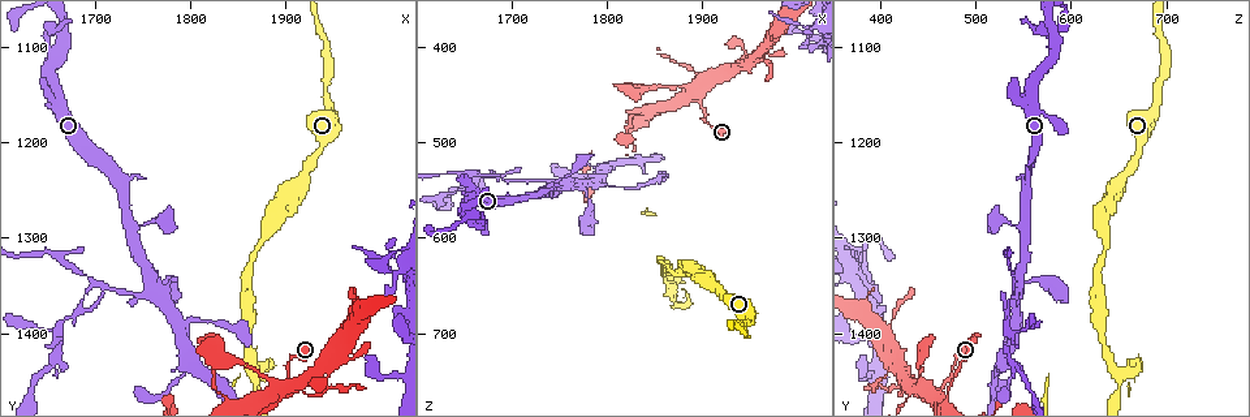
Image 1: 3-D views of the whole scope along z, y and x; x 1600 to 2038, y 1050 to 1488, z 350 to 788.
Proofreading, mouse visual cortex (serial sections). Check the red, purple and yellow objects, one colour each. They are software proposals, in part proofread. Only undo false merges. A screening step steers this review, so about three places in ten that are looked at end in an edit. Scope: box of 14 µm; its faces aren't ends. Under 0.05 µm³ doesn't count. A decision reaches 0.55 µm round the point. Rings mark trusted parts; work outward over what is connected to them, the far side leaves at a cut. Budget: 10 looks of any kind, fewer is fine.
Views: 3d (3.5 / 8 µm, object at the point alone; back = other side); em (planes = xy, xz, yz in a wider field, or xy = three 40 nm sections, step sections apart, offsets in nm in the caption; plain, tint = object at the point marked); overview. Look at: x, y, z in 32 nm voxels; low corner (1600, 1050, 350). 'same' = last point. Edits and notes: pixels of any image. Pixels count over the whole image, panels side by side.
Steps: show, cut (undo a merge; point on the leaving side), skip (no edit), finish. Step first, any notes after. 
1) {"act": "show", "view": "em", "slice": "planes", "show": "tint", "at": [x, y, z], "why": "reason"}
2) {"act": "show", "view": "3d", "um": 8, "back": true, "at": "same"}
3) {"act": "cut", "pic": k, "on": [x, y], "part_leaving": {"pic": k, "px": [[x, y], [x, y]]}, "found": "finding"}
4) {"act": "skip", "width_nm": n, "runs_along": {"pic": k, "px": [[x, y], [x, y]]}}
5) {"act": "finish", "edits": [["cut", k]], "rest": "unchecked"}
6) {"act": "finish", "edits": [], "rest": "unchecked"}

{"act": "show", "view": "3d", "um": 3.5, "at": [1760, 1350, 545], "why": "a narrow waist"}

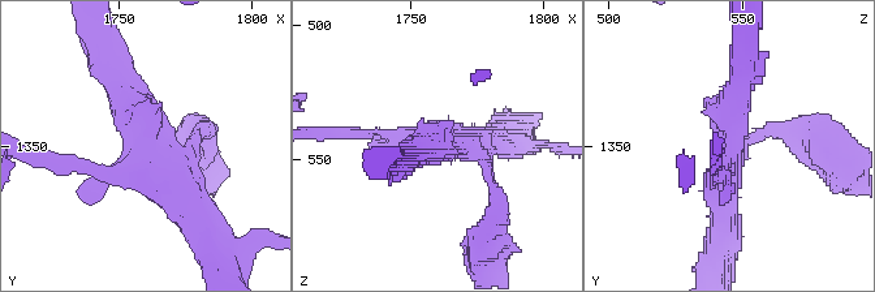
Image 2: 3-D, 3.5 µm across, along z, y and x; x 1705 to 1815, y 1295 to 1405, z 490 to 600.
{"act": "show", "view": "em", "slice": "xy", "step": 5, "show": "tint", "at": [1757, 1353, 545]}

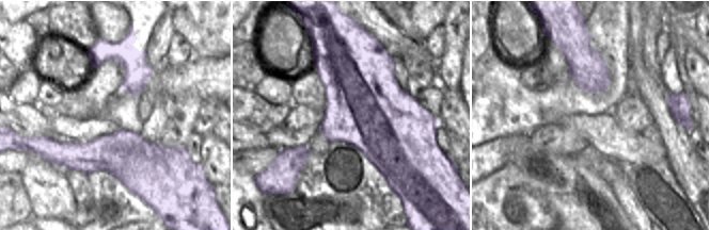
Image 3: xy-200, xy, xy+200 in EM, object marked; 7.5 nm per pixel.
{"act": "cut", "pic": 2, "on": [57, 170], "part_leaving": {"pic": 2, "px": [[108, 171], [37, 155]]}, "found": "two cells meet here"}

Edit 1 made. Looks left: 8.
{"act": "show", "view": "overview", "why": "see it whole again"}

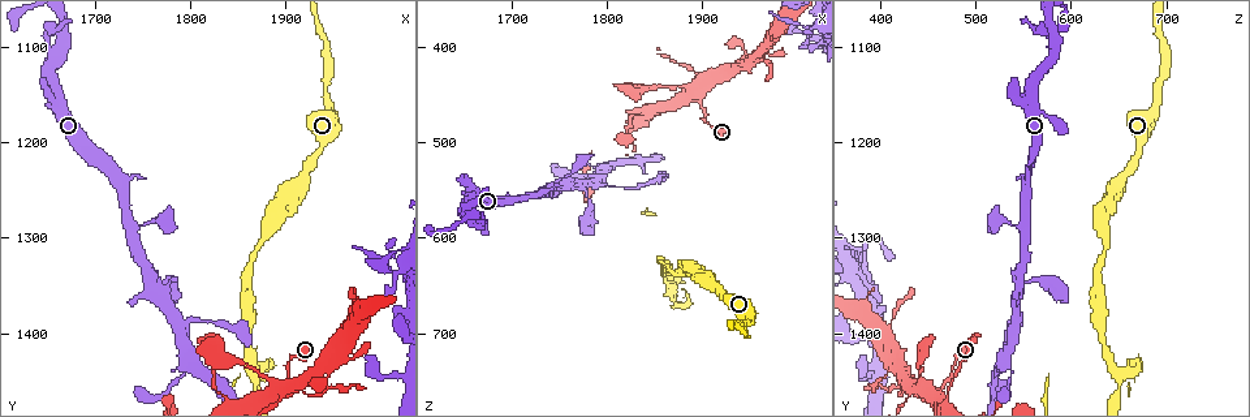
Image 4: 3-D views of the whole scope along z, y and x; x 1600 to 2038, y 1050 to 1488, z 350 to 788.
{"act": "show", "view": "3d", "um": 3.5, "at": [1795, 1430, 525], "why": "thick turns thin"}

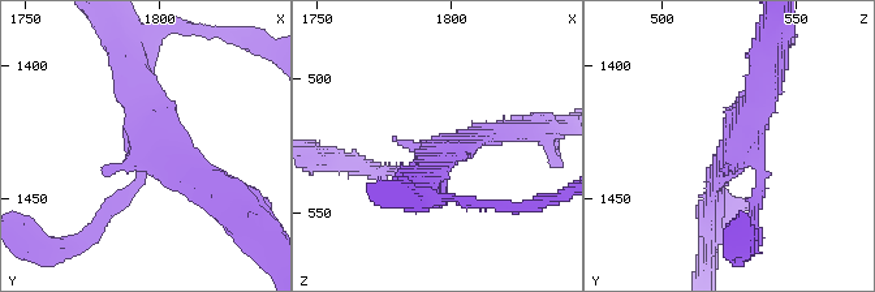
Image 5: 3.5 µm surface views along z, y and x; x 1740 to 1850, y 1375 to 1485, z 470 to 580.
{"act": "show", "view": "em", "slice": "xy", "step": 2, "show": "tint", "at": [1798, 1429, 528]}

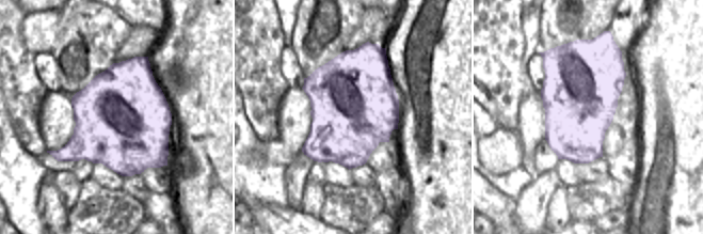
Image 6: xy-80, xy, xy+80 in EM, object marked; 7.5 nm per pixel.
{"act": "skip", "width_nm": 650, "runs_along": {"pic": 5, "px": [[136, 67], [139, 131], [219, 194]]}, "found": "continuous, no second cell"}

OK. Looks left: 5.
{"act": "show", "view": "3d", "um": 3.5, "at": [1870, 1450, 650], "why": "sudden change in width"}

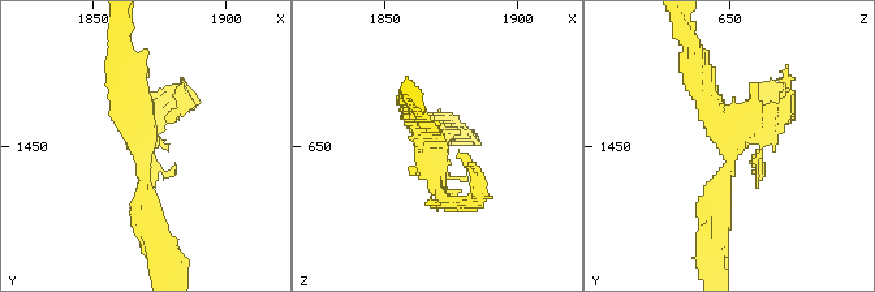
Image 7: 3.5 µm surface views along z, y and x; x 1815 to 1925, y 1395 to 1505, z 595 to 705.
{"act": "show", "view": "em", "slice": "xy", "step": 1, "show": "tint", "at": [1869, 1447, 651]}

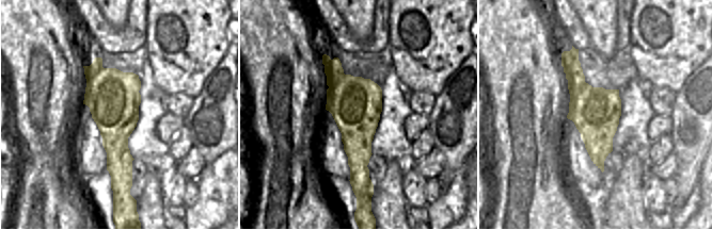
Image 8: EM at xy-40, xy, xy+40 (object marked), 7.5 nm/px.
{"act": "show", "view": "em", "slice": "xy", "step": 5, "show": "tint", "at": "same"}

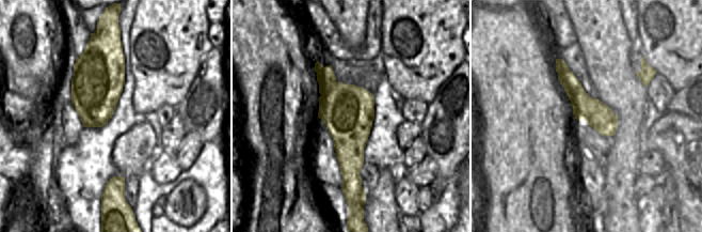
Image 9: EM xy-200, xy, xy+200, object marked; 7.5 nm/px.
{"act": "skip", "runs_along": {"pic": 9, "px": [[559, 61], [578, 97], [611, 133]]}, "found": "all the same cell"}

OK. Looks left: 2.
{"act": "show", "view": "3d", "um": 3.5, "at": [1890, 1455, 445], "why": "calibre changes"}

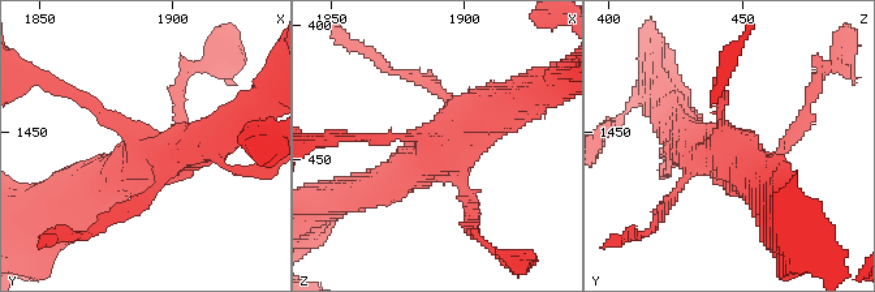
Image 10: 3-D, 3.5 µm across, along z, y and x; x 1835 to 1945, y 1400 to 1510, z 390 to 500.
{"act": "show", "view": "em", "slice": "xy", "step": 1, "show": "tint", "at": [1889, 1456, 446], "why": "shape alone is not enough"}

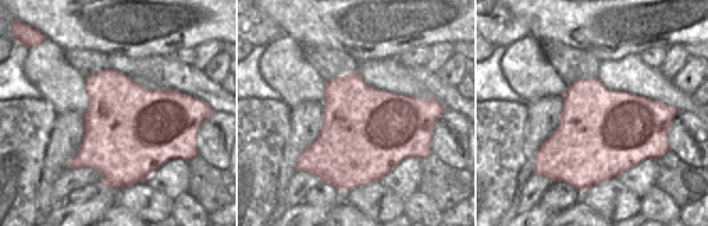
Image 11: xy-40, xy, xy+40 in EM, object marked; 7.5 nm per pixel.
{"act": "skip", "runs_along": {"pic": 10, "px": [[474, 214], [453, 144], [517, 101]]}, "found": "all the same cell"}

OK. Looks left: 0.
{"act": "finish", "edits": [["cut", 2]], "rest": "unchecked"}

